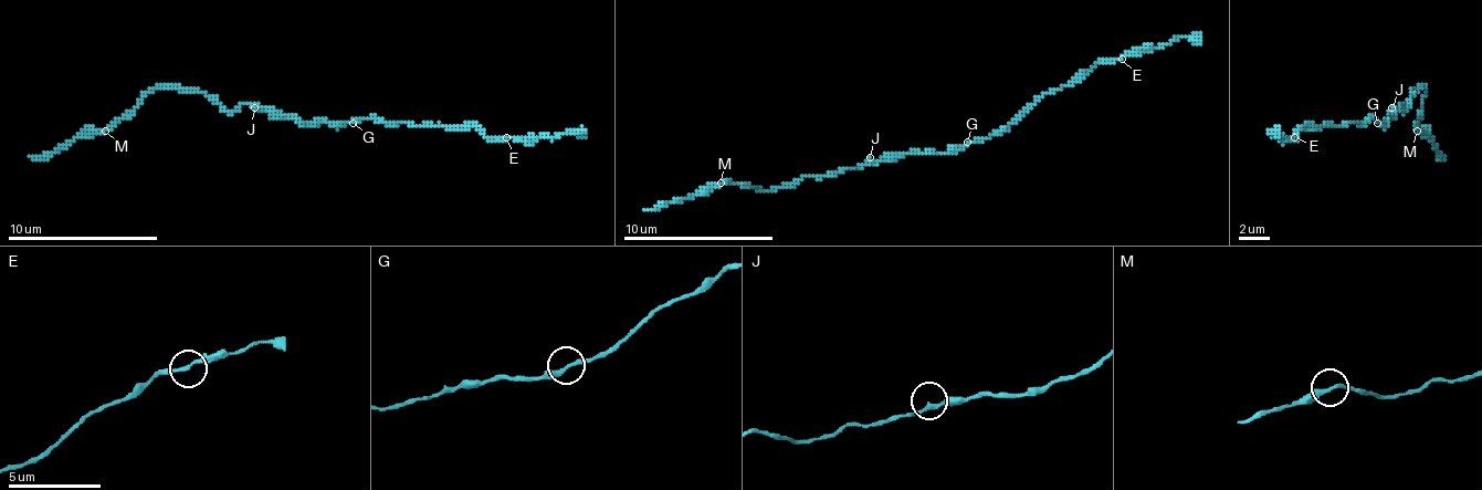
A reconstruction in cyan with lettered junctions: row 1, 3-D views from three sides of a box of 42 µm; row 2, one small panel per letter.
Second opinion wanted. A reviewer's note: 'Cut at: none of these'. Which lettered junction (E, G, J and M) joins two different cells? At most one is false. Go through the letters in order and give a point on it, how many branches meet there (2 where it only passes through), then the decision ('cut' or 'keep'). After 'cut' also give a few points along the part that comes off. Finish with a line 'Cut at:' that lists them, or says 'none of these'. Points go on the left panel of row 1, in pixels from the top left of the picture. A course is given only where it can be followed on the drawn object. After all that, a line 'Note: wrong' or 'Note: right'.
E: (506, 137) | 2 | keep
G: (353, 123) | 2 | keep
J: (254, 107) | 2 | keep
M: (105, 131) | 2 | cut | (104, 129), (85, 129), (52, 153), (29, 156)
Cut at: M
Note: wrong

